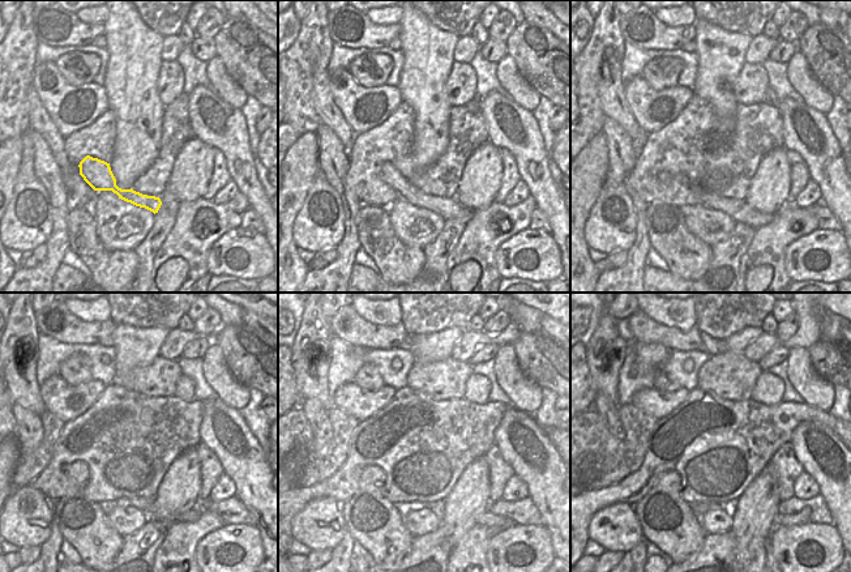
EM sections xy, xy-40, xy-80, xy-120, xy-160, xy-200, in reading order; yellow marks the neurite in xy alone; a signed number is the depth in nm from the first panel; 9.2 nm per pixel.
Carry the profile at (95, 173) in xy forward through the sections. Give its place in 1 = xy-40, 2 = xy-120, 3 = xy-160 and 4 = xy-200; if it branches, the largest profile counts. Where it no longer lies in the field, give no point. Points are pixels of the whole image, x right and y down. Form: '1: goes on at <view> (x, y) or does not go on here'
1: goes on at xy-40 (448, 208)
2: goes on at xy-120 (149, 506)
3: goes on at xy-160 (487, 519)
4: goes on at xy-200 (803, 516)

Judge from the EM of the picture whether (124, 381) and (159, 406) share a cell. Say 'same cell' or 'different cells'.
different cells

